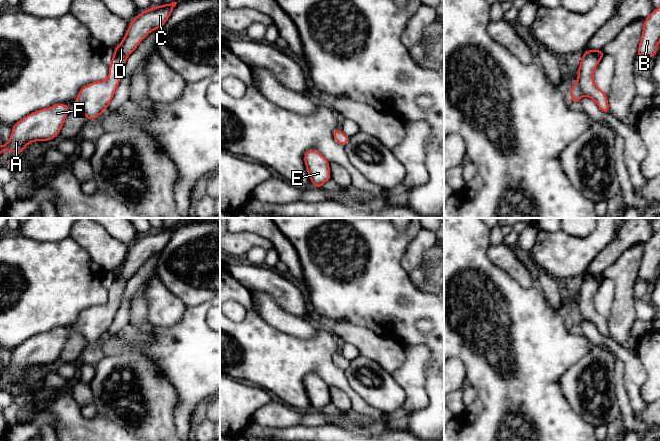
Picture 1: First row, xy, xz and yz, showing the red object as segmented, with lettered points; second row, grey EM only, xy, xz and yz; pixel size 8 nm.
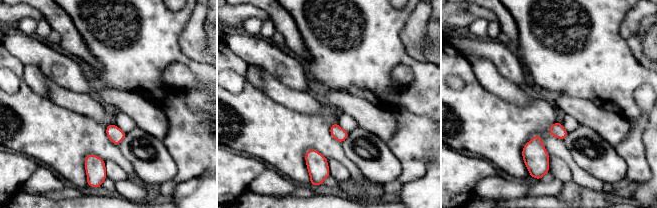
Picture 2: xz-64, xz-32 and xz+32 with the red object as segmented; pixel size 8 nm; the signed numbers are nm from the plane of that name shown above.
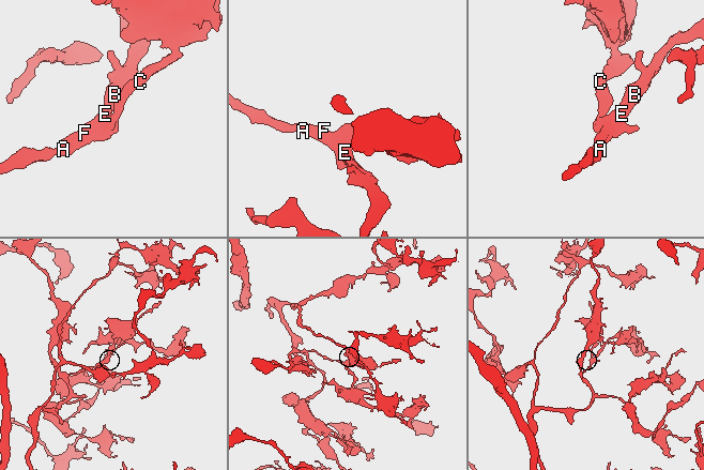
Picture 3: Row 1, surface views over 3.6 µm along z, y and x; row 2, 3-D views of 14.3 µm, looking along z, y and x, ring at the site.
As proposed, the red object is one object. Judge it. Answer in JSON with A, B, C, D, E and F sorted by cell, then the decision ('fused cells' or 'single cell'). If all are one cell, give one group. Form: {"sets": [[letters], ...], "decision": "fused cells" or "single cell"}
{"sets": [["A", "B", "C", "D", "E", "F"]], "decision": "single cell"}

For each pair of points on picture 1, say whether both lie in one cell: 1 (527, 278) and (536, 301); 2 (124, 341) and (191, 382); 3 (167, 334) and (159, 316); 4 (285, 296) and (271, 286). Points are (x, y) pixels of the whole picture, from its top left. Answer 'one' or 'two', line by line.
1: two
2: one
3: two
4: one

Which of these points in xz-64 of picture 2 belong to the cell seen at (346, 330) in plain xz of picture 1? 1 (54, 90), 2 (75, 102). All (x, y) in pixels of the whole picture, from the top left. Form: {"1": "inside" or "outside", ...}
{"1": "outside", "2": "outside"}

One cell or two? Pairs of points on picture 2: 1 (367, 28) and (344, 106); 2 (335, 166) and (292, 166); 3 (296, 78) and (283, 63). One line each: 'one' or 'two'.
1: two
2: two
3: one

